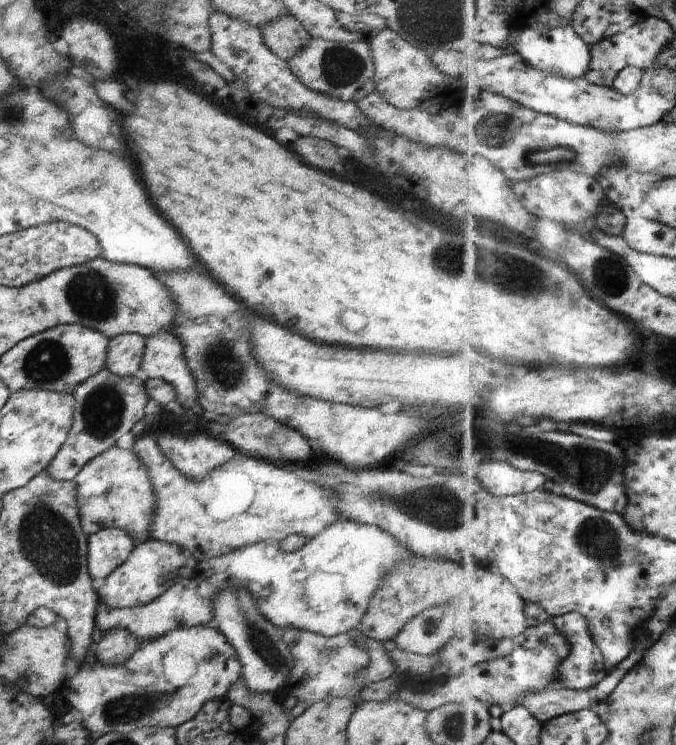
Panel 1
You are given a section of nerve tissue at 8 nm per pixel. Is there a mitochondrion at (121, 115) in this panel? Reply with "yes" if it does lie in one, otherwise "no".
no

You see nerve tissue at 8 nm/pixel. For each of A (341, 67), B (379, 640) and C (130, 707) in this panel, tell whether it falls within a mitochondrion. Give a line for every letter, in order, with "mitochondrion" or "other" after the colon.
A: mitochondrion
B: other
C: mitochondrion

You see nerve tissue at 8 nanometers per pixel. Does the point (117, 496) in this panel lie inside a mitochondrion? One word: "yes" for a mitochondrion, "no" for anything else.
no

